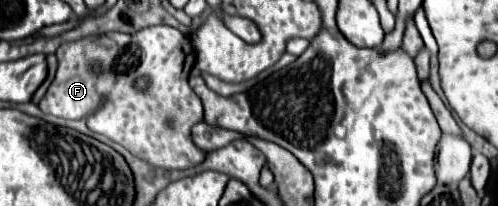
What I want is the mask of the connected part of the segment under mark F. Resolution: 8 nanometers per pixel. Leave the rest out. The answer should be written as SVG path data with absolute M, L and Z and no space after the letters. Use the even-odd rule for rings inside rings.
M149 26L135 34L109 32L77 42L67 42L59 46L55 56L59 60L59 68L47 94L39 102L41 112L67 120L85 120L89 130L125 146L131 154L147 160L151 166L159 166L165 170L183 170L197 166L205 160L207 154L191 140L193 124L203 120L203 106L199 96L191 90L187 82L189 72L195 64L193 46L187 34L179 32L173 26ZM143 76L149 80L149 84L147 88L139 90L135 84L137 78Z

